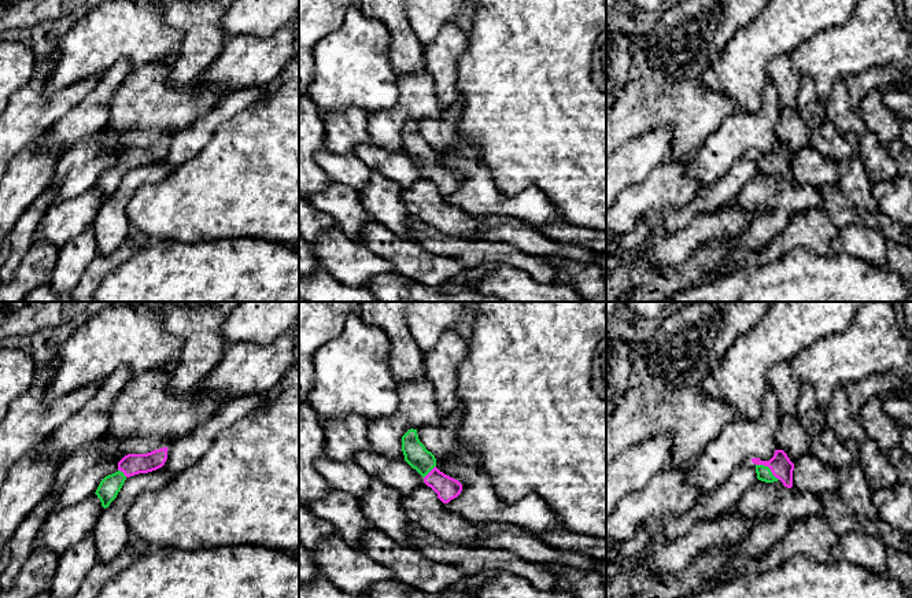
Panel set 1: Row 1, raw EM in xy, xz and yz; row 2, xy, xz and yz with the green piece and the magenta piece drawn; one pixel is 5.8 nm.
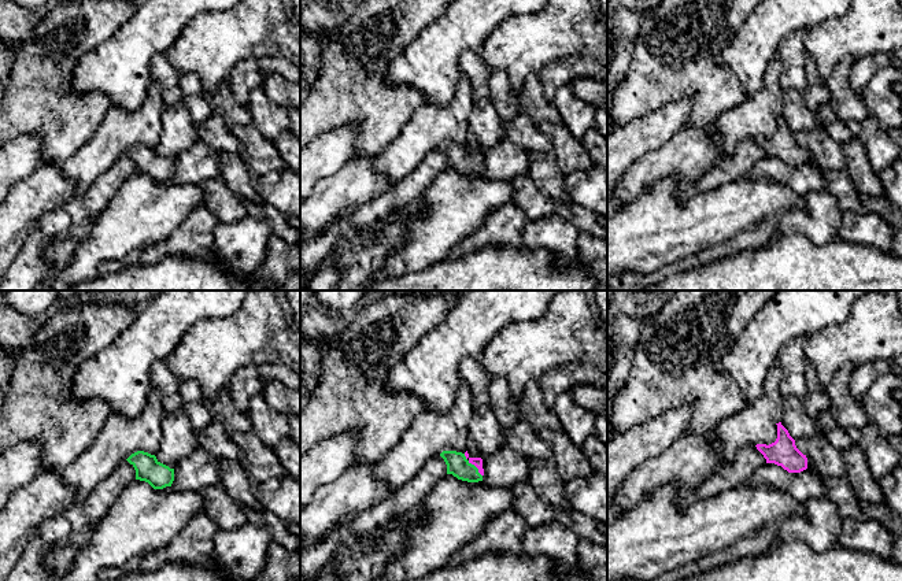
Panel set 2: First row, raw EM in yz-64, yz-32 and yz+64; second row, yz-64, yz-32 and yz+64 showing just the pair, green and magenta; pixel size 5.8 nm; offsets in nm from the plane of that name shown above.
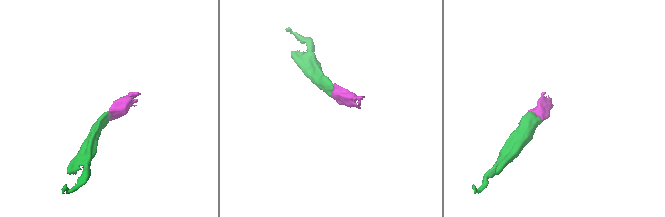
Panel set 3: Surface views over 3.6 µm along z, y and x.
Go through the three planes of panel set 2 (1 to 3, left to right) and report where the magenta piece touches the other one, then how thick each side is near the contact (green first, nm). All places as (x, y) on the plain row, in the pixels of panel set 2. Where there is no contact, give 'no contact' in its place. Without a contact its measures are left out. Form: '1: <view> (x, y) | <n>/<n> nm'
1: no contact
2: yz-32 (473, 158) | 130/60 nm
3: no contact

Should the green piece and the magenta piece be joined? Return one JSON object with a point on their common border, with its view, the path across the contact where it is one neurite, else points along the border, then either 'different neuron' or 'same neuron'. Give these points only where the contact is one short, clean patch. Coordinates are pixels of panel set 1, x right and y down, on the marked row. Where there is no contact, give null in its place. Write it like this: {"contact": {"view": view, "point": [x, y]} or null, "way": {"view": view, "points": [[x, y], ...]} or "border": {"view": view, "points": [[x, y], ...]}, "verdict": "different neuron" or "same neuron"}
{"contact": {"view": "yz", "point": [768, 468]}, "way": {"view": "yz", "points": [[764, 473], [768, 468], [782, 468]]}, "verdict": "same neuron"}

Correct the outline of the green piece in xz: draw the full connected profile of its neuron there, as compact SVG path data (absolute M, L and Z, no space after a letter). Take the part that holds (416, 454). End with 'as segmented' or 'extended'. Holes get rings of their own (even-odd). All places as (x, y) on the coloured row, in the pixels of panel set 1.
M411 428L402 436L402 451L405 461L424 477L424 483L443 503L448 503L461 494L462 484L436 468L436 458L420 442L417 429Z; extended

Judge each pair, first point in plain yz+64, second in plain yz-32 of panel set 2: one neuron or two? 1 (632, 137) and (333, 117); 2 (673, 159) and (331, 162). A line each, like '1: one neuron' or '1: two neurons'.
1: two neurons
2: two neurons

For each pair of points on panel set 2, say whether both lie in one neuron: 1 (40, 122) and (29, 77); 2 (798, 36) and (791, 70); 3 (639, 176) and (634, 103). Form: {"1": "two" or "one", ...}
{"1": "one", "2": "one", "3": "two"}

